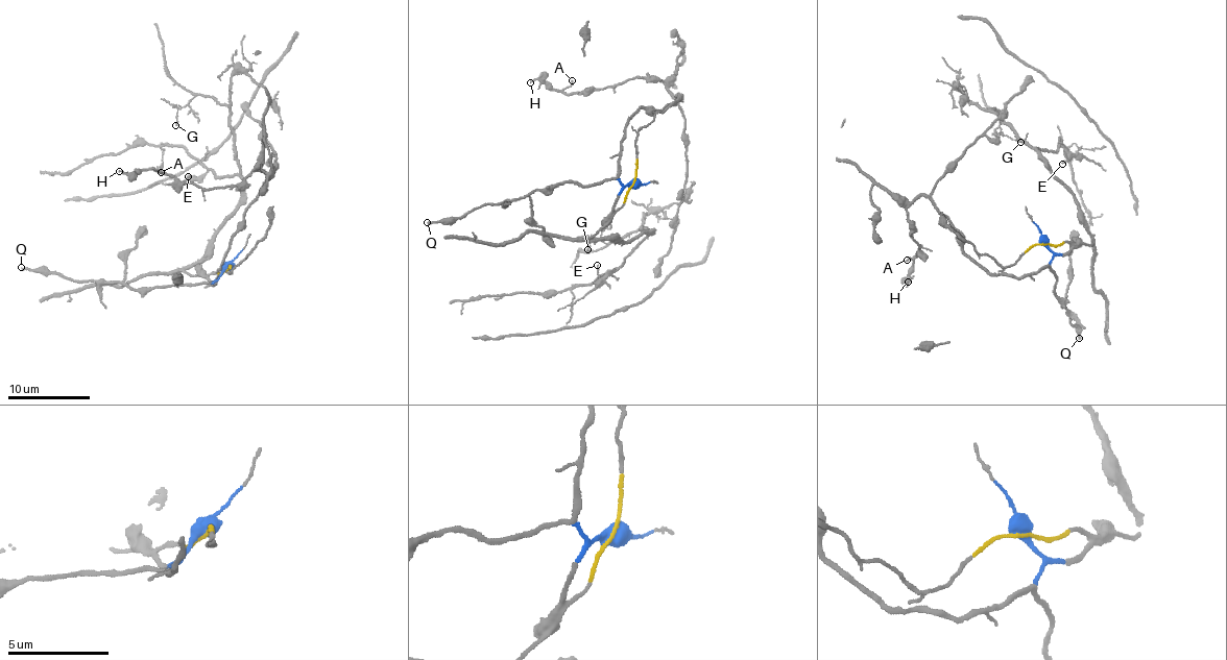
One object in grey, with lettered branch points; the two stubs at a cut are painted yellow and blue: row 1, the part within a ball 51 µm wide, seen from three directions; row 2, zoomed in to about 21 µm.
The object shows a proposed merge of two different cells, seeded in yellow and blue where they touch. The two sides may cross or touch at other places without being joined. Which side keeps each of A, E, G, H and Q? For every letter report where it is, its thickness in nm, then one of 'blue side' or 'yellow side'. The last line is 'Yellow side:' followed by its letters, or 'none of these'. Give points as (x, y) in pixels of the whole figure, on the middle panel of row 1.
A: at (572, 80); 120 nm thick; blue side
E: at (597, 265); 120 nm thick; yellow side
G: at (587, 249); 120 nm thick; yellow side
H: at (530, 82); 130 nm thick; blue side
Q: at (427, 222); 200 nm thick; blue side
Yellow side: E, G

